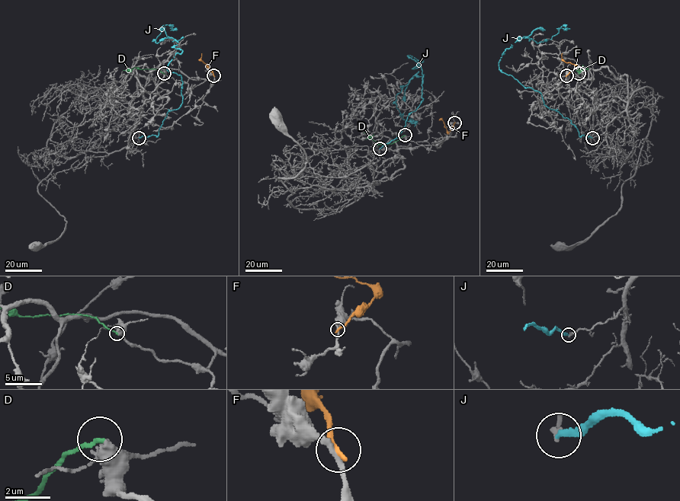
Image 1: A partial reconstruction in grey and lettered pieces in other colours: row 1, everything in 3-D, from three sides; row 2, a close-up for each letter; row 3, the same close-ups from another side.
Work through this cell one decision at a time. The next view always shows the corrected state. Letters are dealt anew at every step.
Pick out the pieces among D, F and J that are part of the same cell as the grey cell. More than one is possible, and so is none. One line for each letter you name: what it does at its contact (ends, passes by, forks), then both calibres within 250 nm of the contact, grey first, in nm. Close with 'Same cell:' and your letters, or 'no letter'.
Same cell: no letter

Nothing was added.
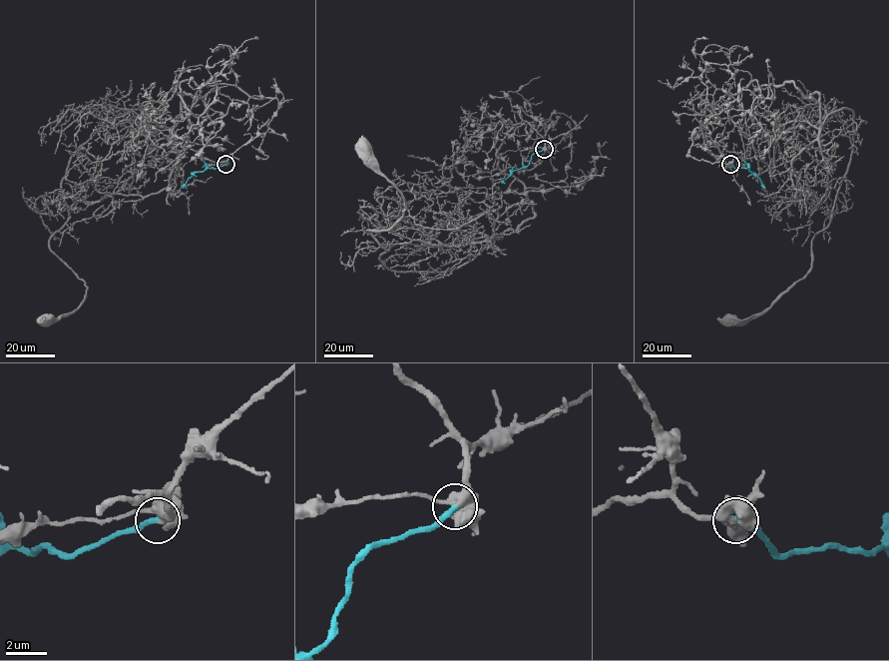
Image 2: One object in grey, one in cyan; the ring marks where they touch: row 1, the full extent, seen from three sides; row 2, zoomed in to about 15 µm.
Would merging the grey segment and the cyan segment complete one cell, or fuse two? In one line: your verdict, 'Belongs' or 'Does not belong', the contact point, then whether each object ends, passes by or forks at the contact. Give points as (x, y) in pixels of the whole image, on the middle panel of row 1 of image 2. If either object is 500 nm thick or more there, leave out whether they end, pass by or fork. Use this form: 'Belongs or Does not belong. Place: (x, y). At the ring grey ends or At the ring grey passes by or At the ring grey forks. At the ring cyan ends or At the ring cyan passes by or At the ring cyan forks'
Belongs. Place: (544, 149). At the ring grey passes by. At the ring cyan ends

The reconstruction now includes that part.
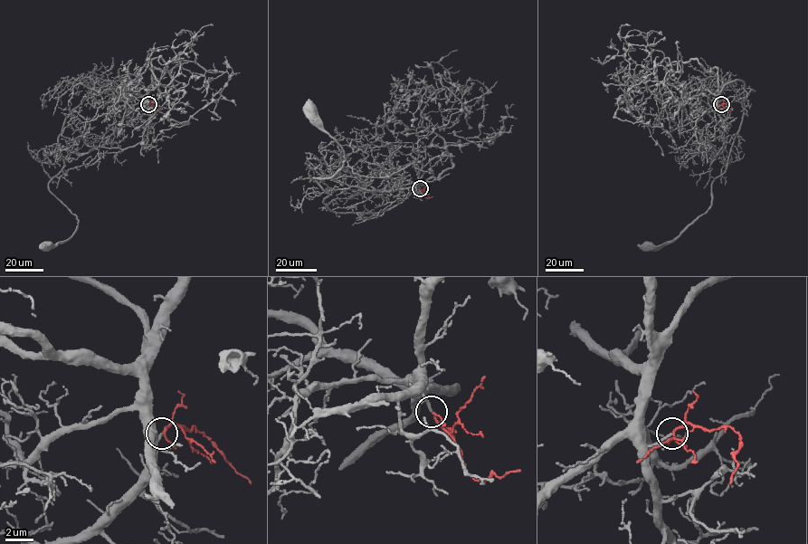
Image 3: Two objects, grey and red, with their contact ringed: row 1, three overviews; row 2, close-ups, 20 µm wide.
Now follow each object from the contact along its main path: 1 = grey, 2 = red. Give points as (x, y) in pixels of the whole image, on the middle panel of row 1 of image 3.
1: (420, 188), (384, 210), (333, 211), (323, 203), (329, 195), (313, 177), (330, 177), (344, 153), (310, 107)
2: (420, 188), (426, 198), (432, 196)

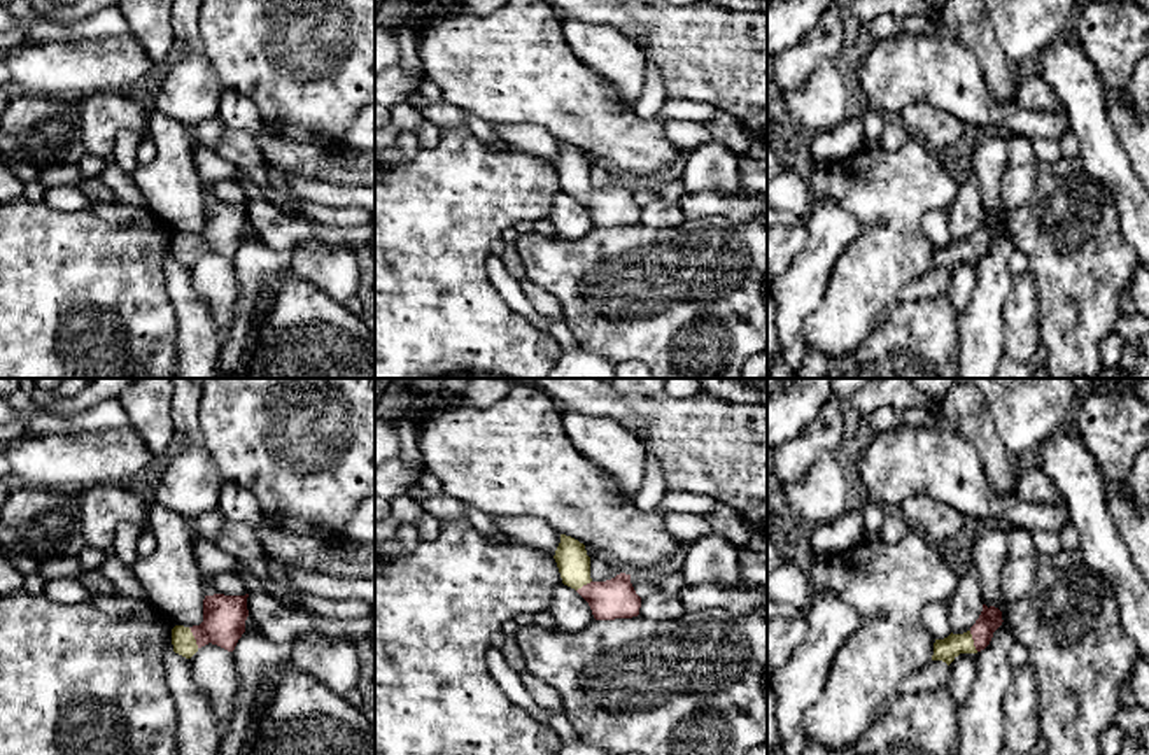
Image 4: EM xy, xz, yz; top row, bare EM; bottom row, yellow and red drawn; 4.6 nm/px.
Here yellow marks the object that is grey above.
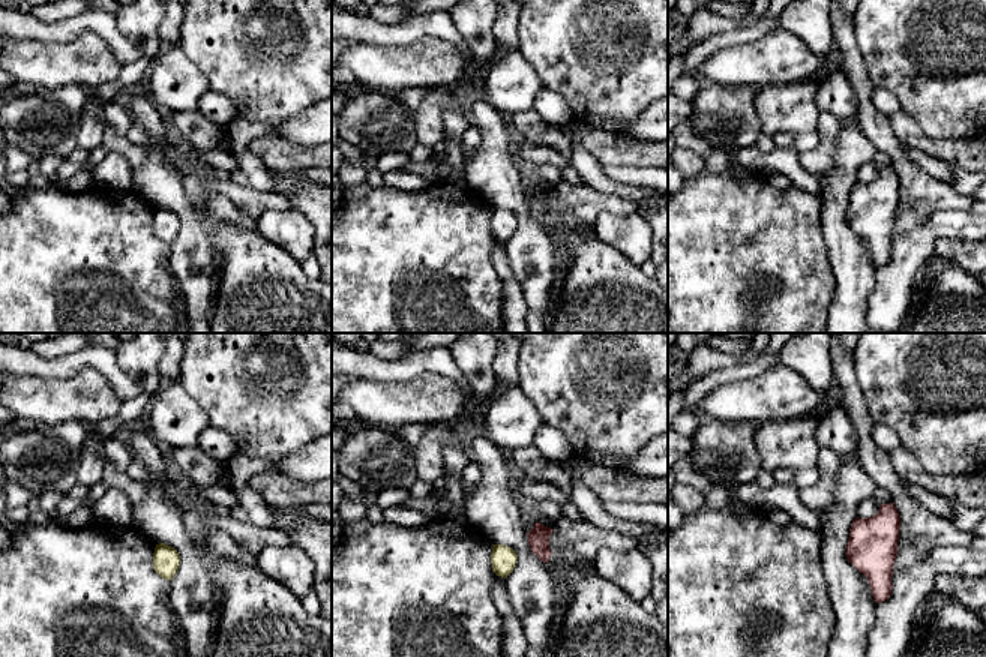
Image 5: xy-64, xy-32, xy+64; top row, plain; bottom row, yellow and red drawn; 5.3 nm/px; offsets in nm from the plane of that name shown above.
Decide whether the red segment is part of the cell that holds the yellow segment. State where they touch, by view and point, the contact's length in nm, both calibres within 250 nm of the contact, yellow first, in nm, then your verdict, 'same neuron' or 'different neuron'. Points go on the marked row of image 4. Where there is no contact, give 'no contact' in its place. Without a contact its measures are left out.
xy (193, 638) | 110 nm | 110/190 nm | same neuron

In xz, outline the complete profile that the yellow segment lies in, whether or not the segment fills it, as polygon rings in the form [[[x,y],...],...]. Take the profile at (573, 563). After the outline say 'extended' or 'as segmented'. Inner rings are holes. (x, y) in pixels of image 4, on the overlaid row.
[[[560,534],[553,559],[562,583],[574,589],[589,603],[596,620],[639,615],[641,597],[631,583],[631,575],[620,573],[611,580],[594,582],[590,578],[590,557],[578,540]]]; extended

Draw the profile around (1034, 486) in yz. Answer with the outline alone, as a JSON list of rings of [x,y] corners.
[[[1039,466],[1026,471],[1018,469],[1014,494],[1033,503],[1058,503],[1061,499],[1061,494]]]

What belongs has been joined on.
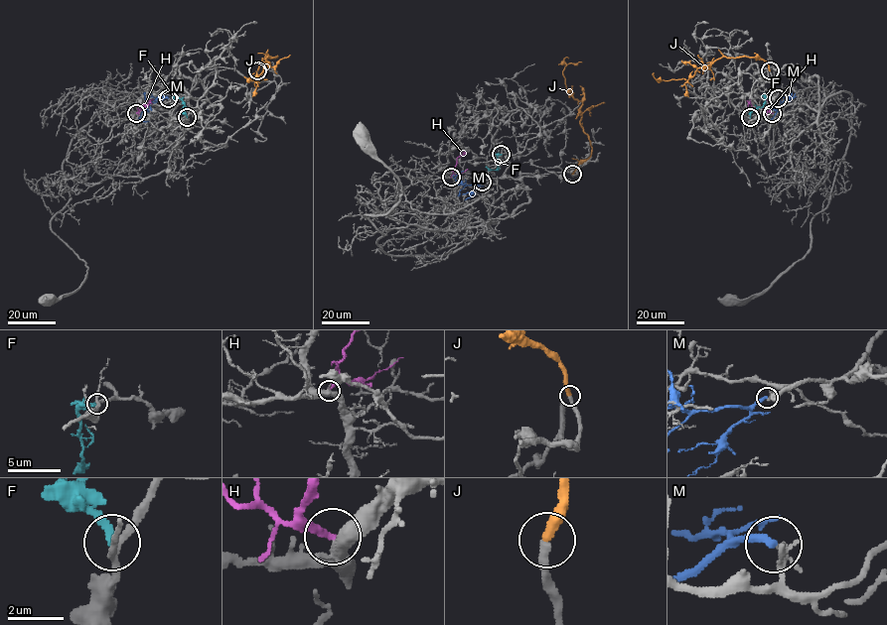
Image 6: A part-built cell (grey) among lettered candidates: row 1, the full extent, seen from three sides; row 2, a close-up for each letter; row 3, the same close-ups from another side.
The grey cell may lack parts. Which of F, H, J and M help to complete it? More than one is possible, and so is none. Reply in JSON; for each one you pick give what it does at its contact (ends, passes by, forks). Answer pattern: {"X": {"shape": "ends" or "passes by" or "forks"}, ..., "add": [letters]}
{"J": {"shape": "ends"}, "add": ["J"]}

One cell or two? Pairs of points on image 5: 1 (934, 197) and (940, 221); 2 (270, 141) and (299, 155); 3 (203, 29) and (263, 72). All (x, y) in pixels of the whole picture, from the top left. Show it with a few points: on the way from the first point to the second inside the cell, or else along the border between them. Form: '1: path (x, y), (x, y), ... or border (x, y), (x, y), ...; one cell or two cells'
1: border (968, 210), (935, 210), (922, 224), (907, 230); two cells
2: path (278, 149), (284, 155), (291, 155); one cell
3: path (218, 32), (248, 62); one cell

